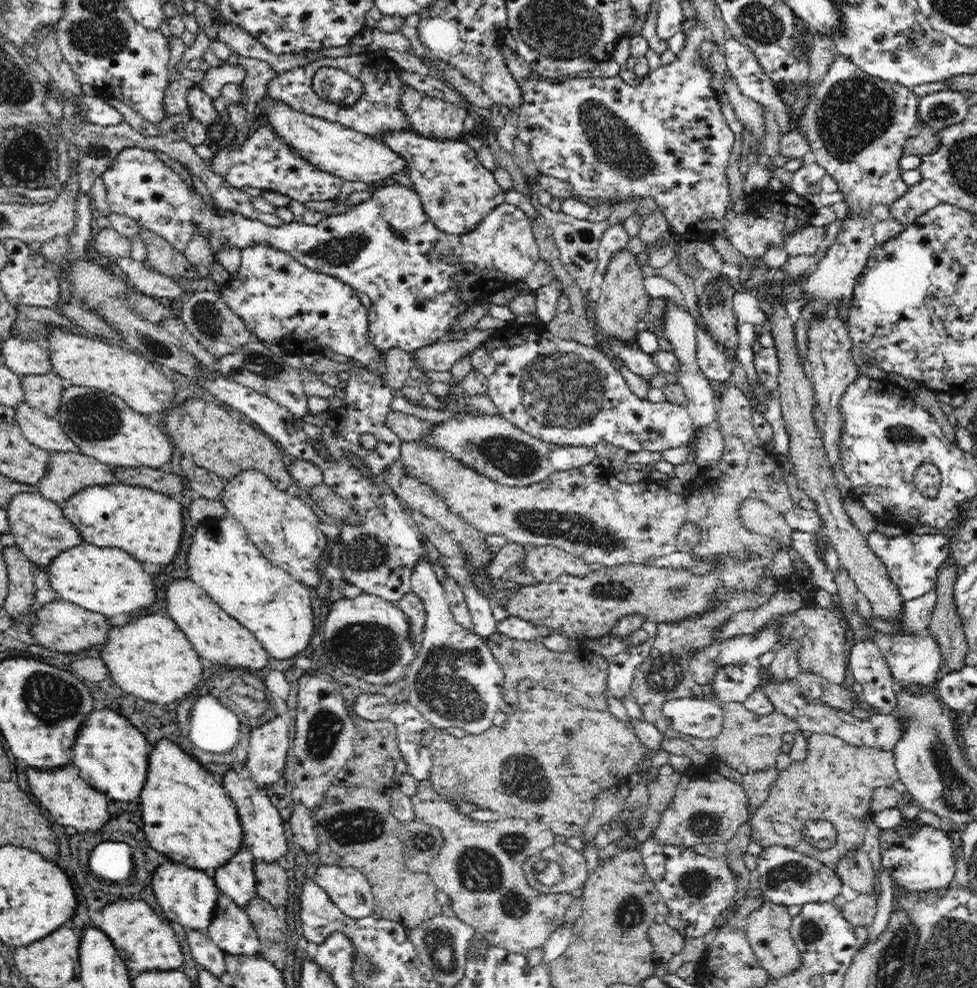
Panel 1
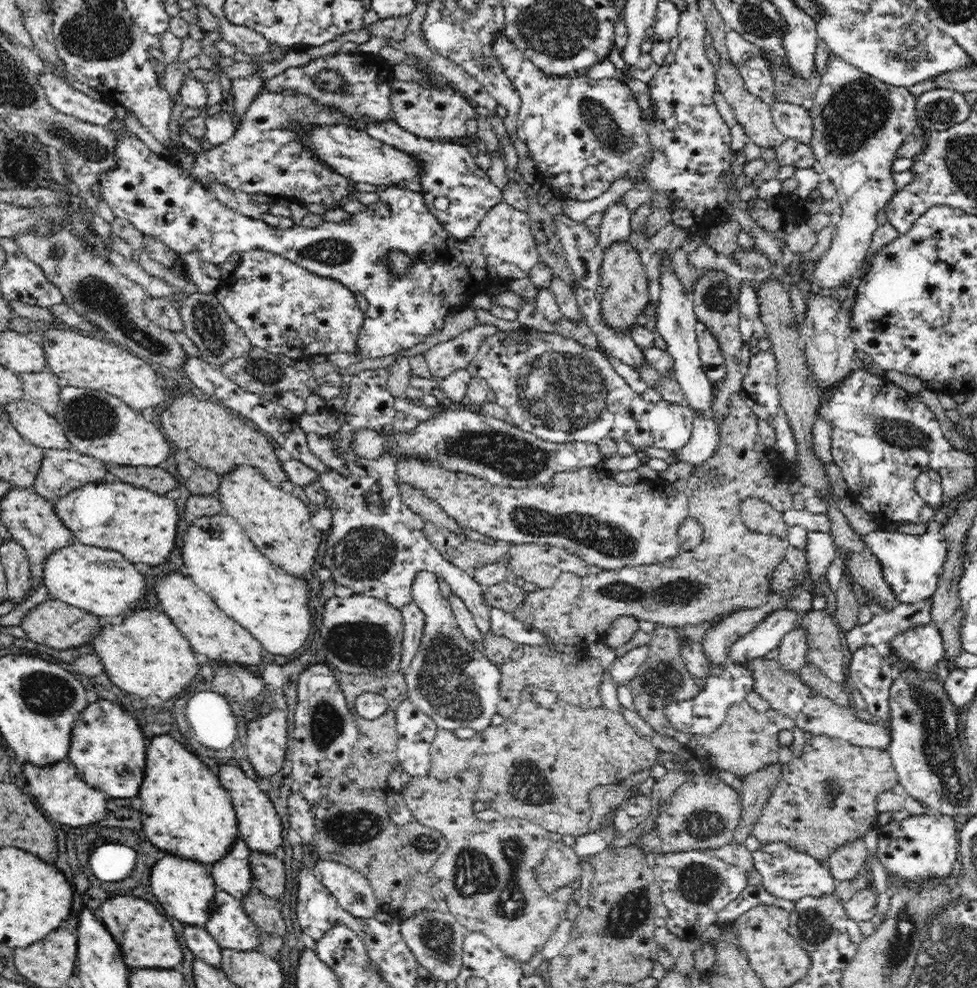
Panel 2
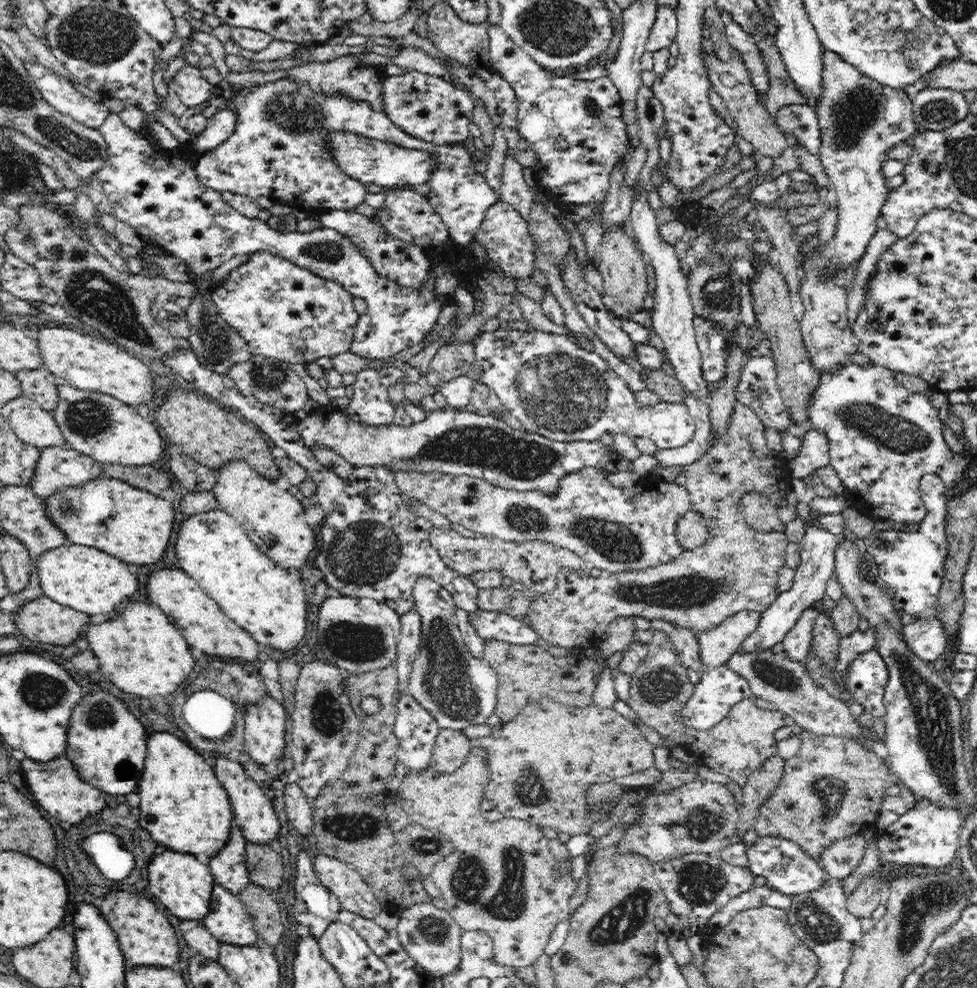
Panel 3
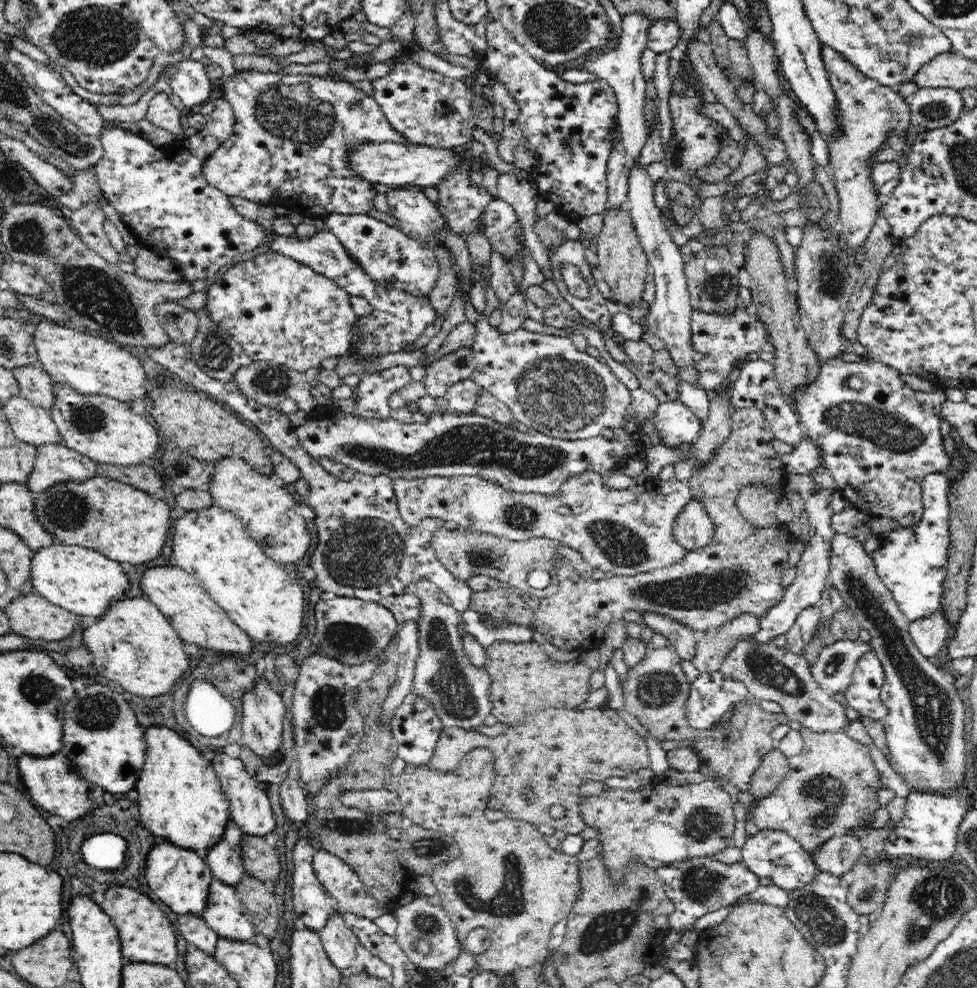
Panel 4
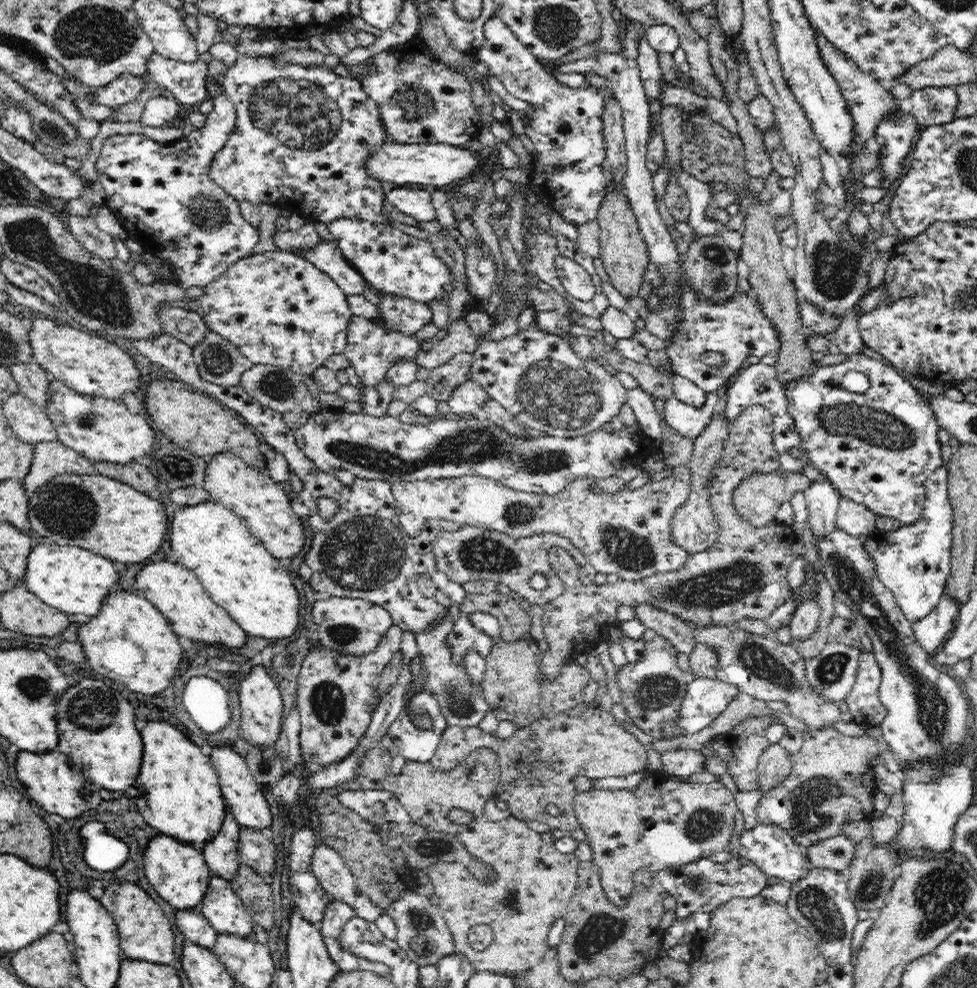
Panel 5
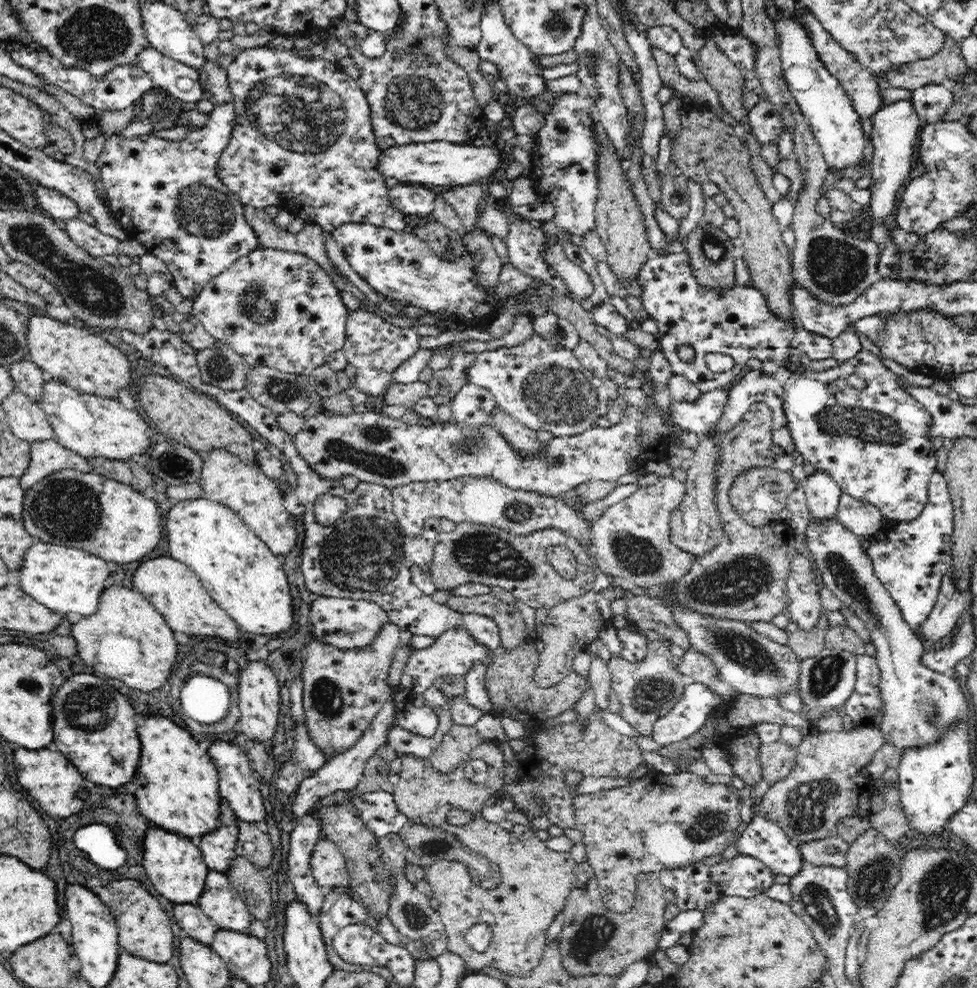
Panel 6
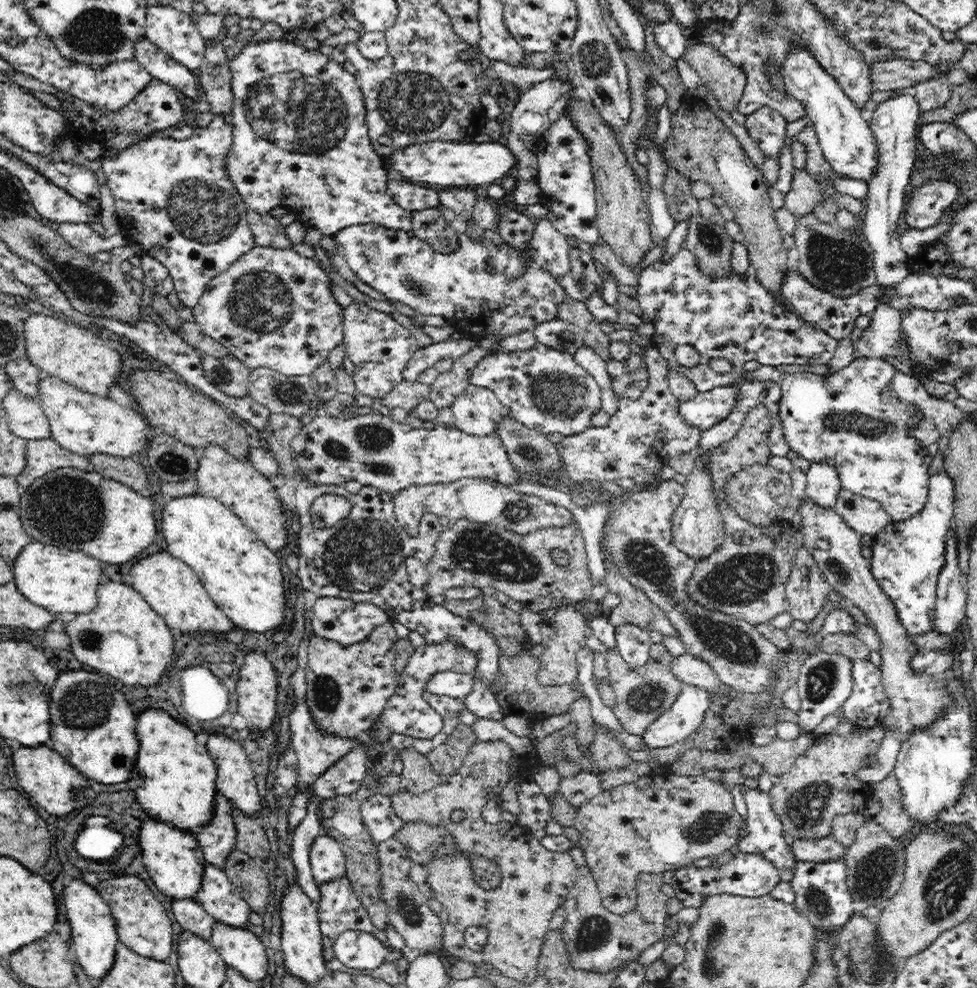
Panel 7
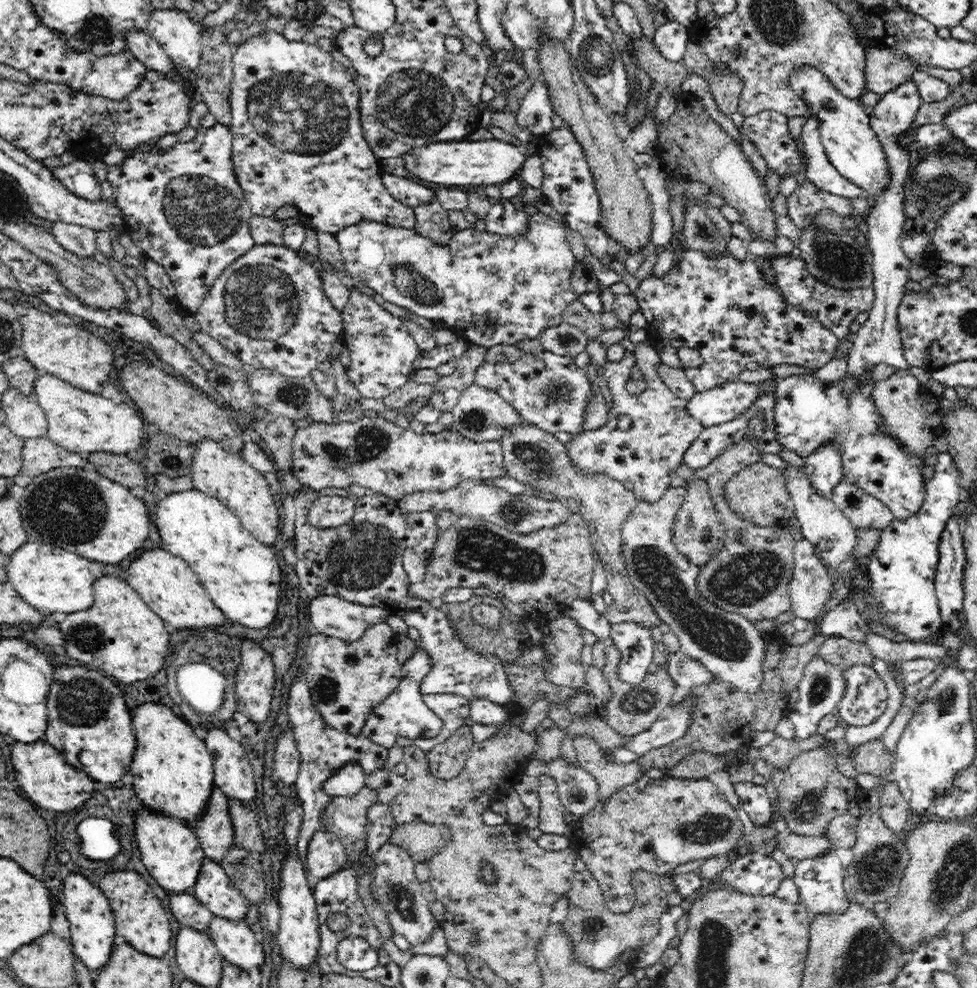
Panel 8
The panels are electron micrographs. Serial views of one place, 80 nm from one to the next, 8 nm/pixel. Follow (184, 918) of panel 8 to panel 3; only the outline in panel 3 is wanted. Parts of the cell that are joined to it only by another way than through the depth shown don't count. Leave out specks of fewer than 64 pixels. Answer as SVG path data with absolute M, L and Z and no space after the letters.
M181 921L182 936L187 942L193 954L206 957L210 961L219 958L220 941L216 940L212 933L203 925L196 921Z

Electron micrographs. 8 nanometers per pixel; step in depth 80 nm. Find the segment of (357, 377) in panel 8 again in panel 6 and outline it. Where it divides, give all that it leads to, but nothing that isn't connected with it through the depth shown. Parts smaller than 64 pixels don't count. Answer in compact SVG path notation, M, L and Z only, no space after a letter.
M366 311L350 314L346 323L346 336L343 352L347 362L356 368L355 384L368 396L382 394L388 388L392 378L392 370L401 362L412 358L421 349L418 332L410 327L396 327L380 319L378 315L370 315Z

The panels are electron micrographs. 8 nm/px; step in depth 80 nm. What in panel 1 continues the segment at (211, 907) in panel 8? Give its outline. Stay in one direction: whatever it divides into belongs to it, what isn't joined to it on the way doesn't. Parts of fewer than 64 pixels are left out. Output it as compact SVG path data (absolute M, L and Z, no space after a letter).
M226 895L219 896L215 919L206 933L225 955L249 957L261 951L257 932L247 911Z

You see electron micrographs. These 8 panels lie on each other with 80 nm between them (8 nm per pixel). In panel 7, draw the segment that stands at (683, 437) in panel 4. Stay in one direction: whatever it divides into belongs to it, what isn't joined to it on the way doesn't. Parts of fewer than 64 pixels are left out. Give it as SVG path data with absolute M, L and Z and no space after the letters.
M736 385L699 392L692 400L678 404L677 414L701 433L727 418L734 404Z

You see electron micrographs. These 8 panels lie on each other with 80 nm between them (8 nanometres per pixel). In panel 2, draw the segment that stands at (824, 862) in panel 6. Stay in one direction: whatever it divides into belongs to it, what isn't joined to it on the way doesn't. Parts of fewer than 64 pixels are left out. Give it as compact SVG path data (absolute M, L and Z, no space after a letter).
M863 839L839 848L839 851L836 851L835 855L832 855L830 860L827 861L834 878L839 882L858 878L860 872L864 872L866 864L868 864L866 852Z

